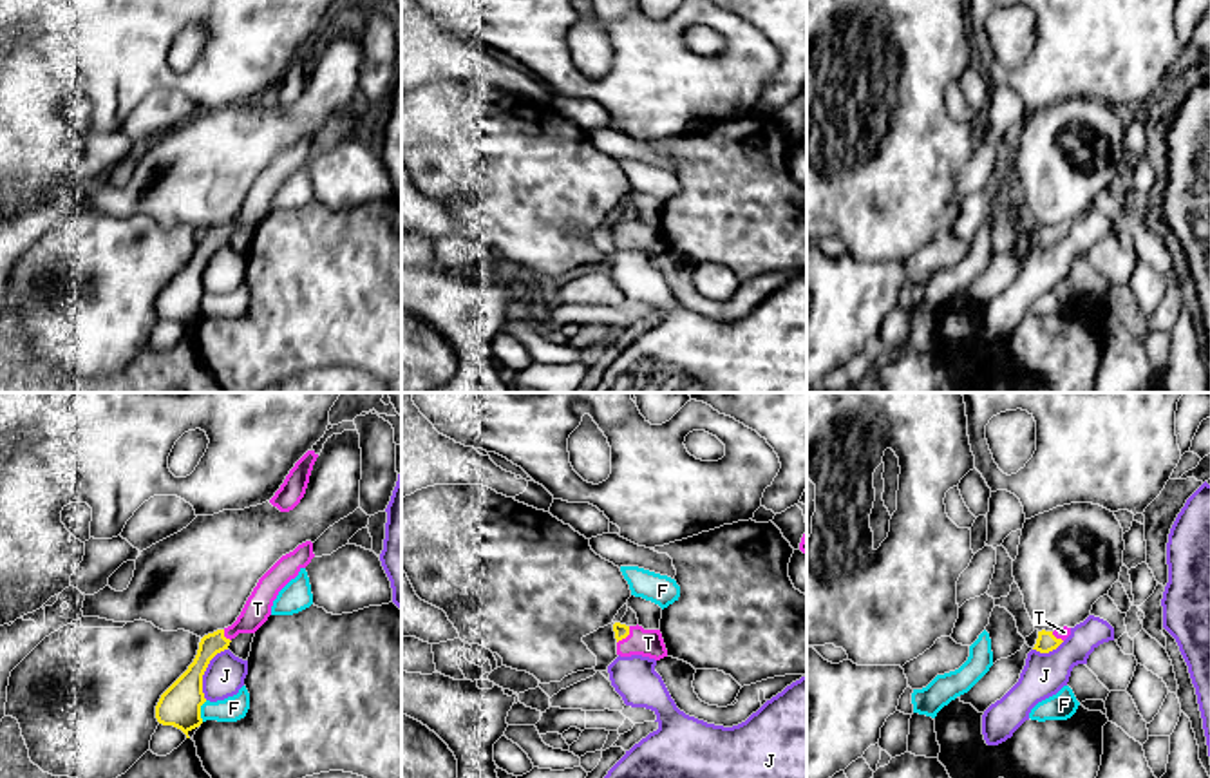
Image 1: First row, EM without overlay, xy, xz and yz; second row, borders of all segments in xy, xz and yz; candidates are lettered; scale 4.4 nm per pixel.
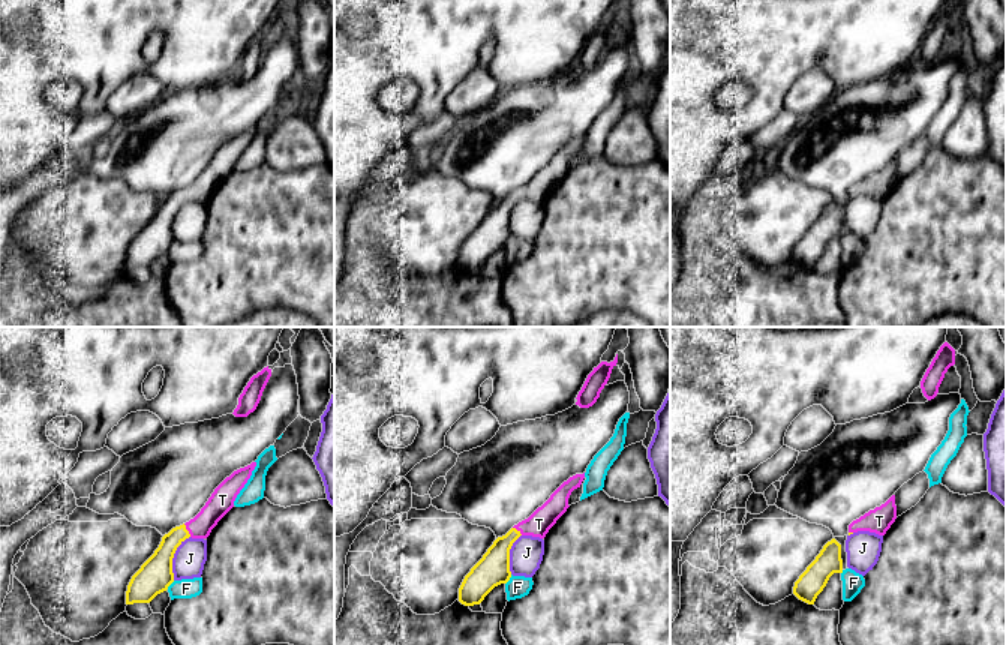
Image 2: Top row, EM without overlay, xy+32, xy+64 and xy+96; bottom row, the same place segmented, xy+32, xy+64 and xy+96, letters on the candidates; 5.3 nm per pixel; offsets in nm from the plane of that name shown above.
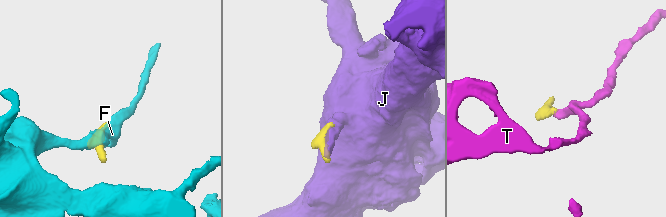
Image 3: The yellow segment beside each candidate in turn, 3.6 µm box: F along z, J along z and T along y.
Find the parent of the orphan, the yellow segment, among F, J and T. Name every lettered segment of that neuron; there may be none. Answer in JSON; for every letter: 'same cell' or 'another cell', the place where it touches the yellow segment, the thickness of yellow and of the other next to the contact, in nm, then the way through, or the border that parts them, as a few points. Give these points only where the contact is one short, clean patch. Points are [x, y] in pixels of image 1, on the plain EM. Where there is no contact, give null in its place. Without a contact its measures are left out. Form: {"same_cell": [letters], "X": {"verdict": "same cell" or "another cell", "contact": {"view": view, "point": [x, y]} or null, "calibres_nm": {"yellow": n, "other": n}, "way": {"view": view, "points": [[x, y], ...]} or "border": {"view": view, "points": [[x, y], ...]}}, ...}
{"same_cell": ["T"], "F": {"verdict": "another cell", "contact": {"view": "xy", "point": [199, 306]}, "calibres_nm": {"yellow": 190, "other": 110}, "border": {"view": "xy", "points": [[207, 295], [201, 301], [201, 315]]}}, "J": {"verdict": "another cell", "contact": {"view": "xy", "point": [205, 265]}, "calibres_nm": {"yellow": 190, "other": 180}}, "T": {"verdict": "same cell", "contact": {"view": "xz", "point": [626, 230]}, "calibres_nm": {"yellow": 60, "other": 130}, "way": {"view": "xz", "points": [[621, 225], [626, 230], [648, 237]]}}}

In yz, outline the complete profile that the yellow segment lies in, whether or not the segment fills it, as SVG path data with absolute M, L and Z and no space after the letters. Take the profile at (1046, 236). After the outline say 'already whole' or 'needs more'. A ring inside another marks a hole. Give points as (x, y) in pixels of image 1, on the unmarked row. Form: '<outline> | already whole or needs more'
M1063 221L1054 226L1038 226L1038 233L1033 244L1040 248L1049 248L1056 244L1067 232L1071 230L1071 223Z | needs more

